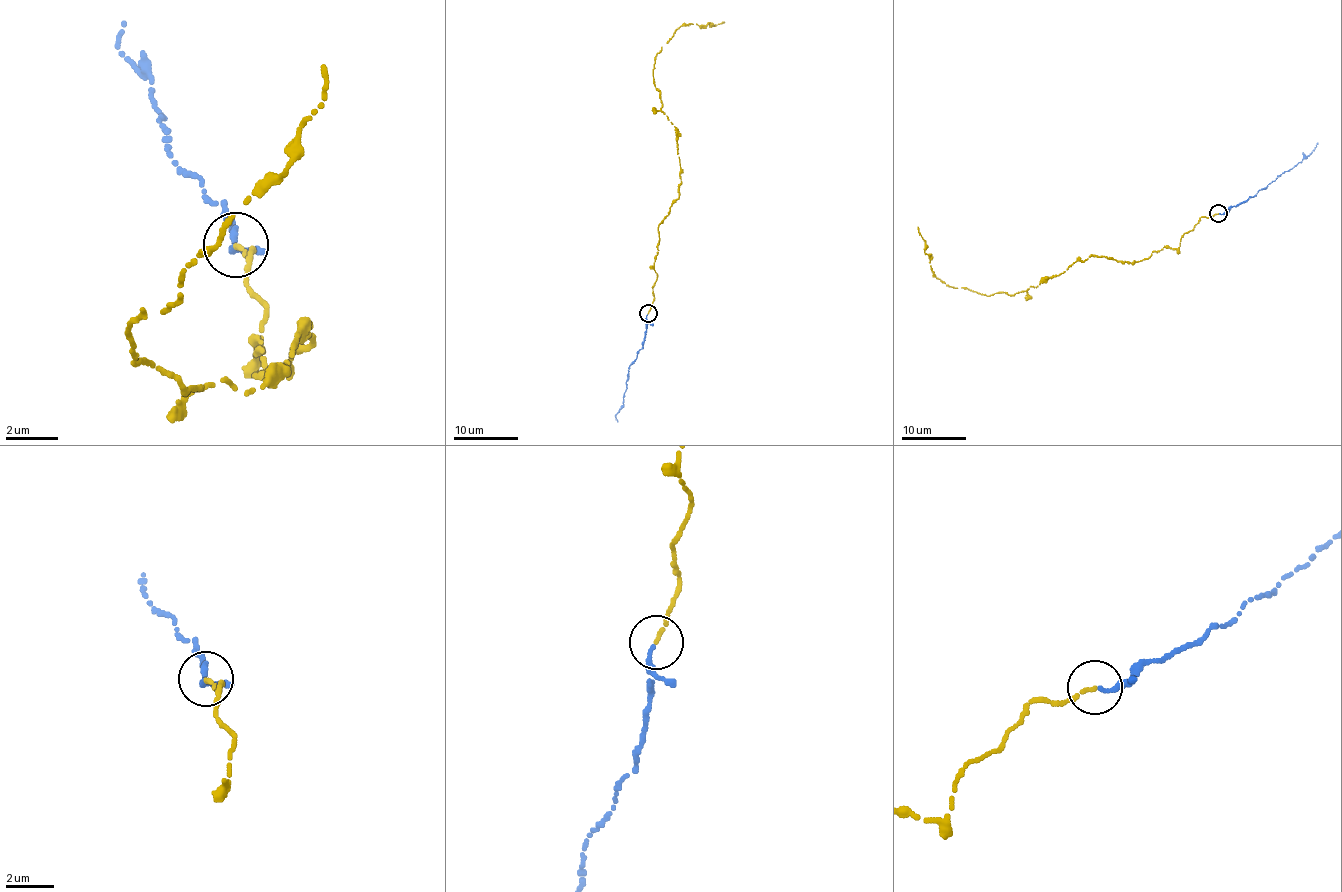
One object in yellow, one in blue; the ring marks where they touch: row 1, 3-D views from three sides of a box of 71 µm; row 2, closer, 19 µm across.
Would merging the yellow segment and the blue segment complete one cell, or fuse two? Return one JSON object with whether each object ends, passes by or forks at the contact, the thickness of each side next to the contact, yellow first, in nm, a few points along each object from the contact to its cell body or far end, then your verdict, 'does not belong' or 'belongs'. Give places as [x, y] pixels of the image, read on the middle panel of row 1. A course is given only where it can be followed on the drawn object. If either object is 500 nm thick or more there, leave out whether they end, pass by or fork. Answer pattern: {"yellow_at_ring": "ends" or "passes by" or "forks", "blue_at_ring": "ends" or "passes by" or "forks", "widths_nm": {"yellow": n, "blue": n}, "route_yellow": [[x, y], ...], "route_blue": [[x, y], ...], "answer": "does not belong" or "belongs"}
{"yellow_at_ring": "ends", "blue_at_ring": "ends", "widths_nm": {"yellow": 160, "blue": 200}, "route_yellow": [[647, 313], [658, 226], [679, 197], [680, 177], [676, 129], [661, 109], [652, 70], [681, 26], [723, 22]], "route_blue": [[647, 315], [645, 339], [629, 367], [624, 402], [615, 416], [617, 421]], "answer": "belongs"}

